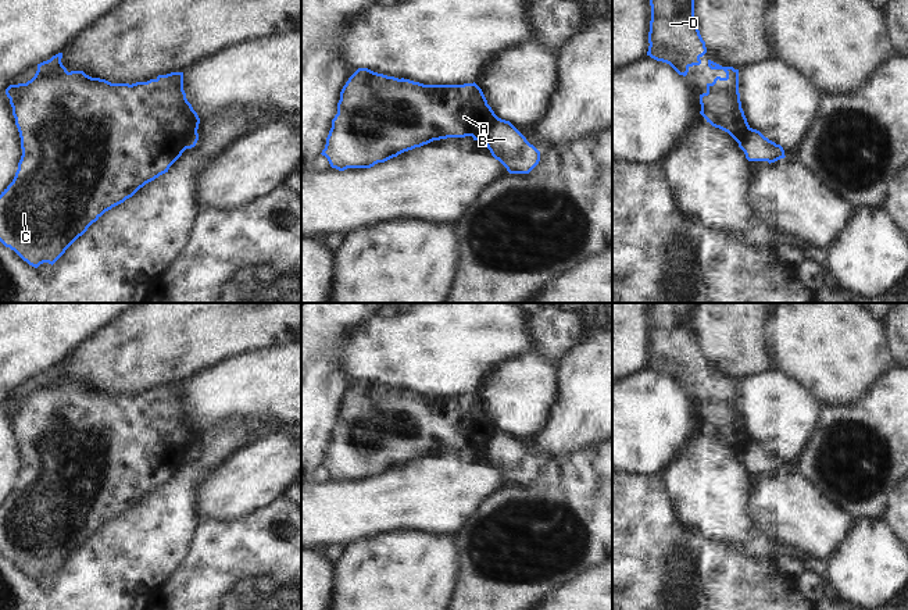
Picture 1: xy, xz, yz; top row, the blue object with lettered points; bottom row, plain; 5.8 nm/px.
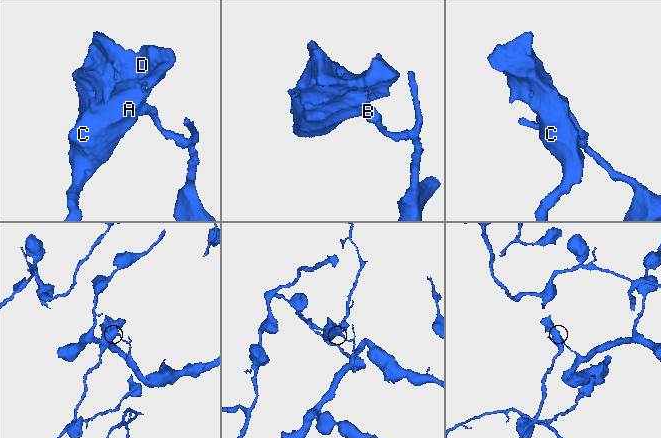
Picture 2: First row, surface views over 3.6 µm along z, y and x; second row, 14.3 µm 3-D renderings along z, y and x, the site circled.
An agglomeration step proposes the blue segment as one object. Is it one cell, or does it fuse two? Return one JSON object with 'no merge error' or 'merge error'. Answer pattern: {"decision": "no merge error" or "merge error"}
{"decision": "merge error"}

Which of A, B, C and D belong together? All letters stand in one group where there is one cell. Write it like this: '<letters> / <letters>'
A C D / B

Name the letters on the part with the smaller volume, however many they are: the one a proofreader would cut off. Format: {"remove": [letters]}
{"remove": ["A", "C", "D"]}

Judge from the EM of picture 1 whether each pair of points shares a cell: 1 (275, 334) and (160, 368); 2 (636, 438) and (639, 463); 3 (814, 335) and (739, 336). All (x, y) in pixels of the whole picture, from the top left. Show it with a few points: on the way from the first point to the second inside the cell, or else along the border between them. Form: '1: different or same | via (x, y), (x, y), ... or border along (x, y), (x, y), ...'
1: same | via (246, 334), (195, 334), (189, 339)
2: same | via (639, 443), (639, 457)
3: different | border along (767, 317), (765, 342), (775, 366)

